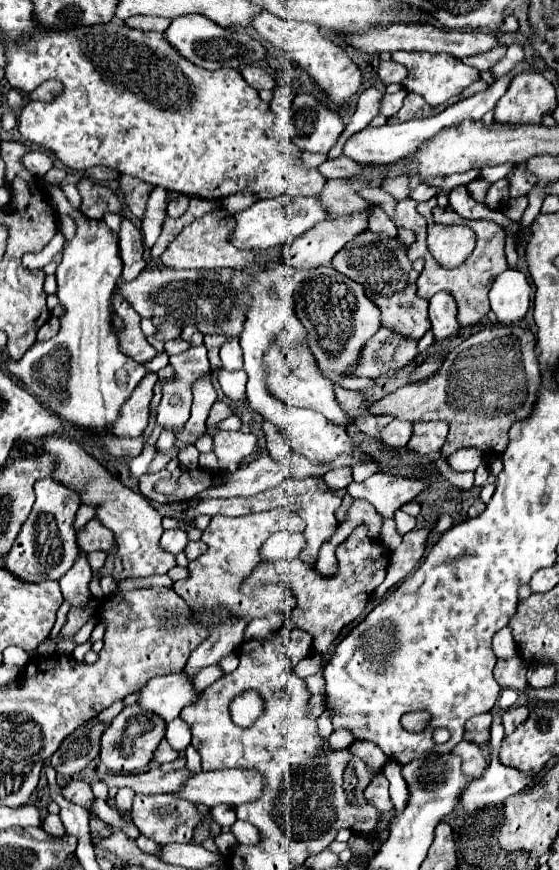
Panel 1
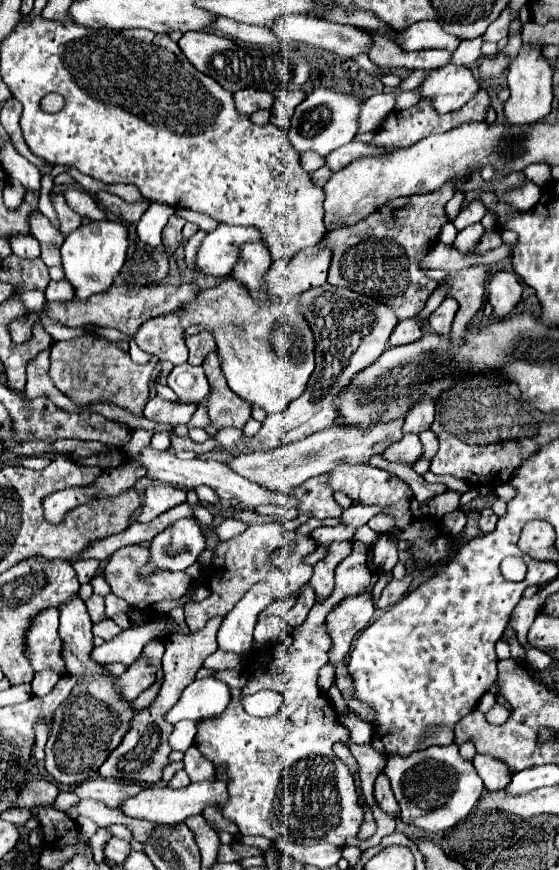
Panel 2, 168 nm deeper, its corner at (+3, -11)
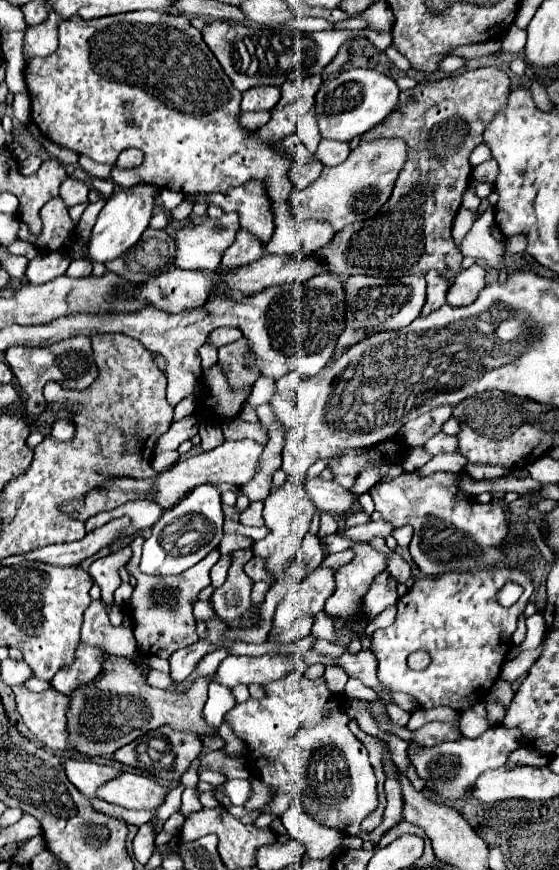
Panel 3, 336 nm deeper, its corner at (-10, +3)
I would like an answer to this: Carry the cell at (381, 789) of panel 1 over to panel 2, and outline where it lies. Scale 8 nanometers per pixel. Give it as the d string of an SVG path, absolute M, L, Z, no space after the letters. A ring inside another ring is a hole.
M383 772L375 780L375 798L377 798L377 804L385 812L395 814L395 810L397 810L397 814L399 814L399 804L395 804L395 796L391 792L391 784L389 784L389 780L387 780L387 776Z

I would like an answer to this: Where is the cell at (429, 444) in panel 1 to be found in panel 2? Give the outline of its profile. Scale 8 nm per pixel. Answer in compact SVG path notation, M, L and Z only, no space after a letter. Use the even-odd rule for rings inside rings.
M427 430L427 432L419 434L419 438L421 438L421 442L423 442L423 448L425 448L425 454L423 454L423 458L429 458L429 460L431 460L431 458L437 454L437 450L439 450L437 436L435 436L431 430Z

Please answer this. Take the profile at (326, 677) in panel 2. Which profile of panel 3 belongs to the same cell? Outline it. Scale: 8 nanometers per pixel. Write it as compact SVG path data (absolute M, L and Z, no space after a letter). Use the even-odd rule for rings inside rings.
M389 606L384 611L382 611L378 616L372 620L366 629L367 633L372 633L375 629L386 628L393 624L396 618L397 609L396 606Z

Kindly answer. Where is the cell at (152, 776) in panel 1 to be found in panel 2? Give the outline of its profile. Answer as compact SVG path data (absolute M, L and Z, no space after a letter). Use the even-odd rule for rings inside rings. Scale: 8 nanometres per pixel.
M95 778L95 780L87 780L73 786L73 794L77 794L81 800L91 798L91 800L103 802L109 808L119 808L123 800L135 796L141 790L143 786L139 784L121 784L121 782L111 782L105 778Z

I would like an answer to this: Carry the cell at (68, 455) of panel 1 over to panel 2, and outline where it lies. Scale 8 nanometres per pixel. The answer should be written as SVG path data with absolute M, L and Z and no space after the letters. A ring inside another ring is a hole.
M125 546L121 550L117 550L115 556L109 558L109 564L105 568L105 578L111 586L111 592L117 594L119 598L123 598L127 604L137 604L137 606L151 606L157 600L165 600L165 598L181 598L189 588L191 588L191 578L185 572L161 572L155 574L147 580L139 580L137 576L137 568L143 566L149 560L149 552L147 548L141 546Z

